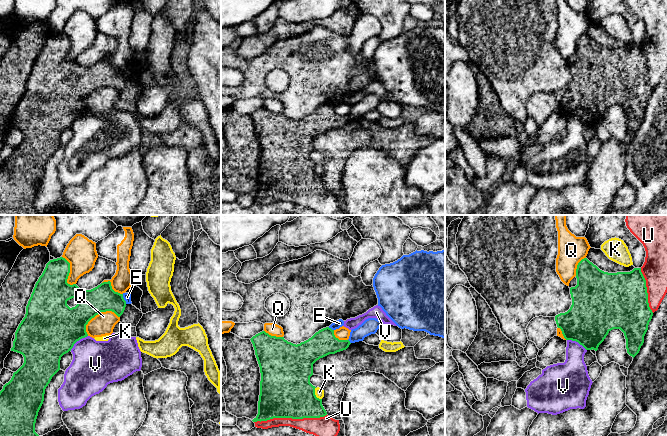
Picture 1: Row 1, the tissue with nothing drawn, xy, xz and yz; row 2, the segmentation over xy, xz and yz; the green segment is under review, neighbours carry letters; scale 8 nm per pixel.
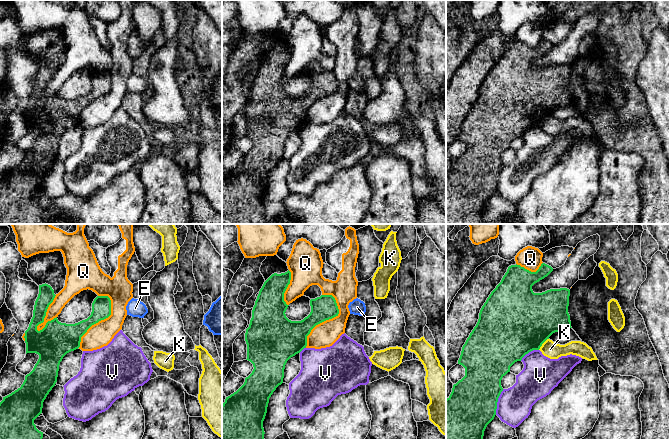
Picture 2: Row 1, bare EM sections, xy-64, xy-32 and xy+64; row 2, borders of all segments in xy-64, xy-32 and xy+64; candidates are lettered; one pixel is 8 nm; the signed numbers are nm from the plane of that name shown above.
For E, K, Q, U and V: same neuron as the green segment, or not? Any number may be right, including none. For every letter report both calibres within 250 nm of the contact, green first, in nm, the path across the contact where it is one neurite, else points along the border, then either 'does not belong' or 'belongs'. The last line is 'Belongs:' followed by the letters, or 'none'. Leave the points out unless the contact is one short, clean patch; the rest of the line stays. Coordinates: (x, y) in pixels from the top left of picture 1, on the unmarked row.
E: calibres 220 and 60 nm; does not belong
K: calibres 420 and 80 nm; does not belong
Q: calibres 280 and 180 nm; does not belong
U: calibres 420 and 150 nm; does not belong
V: calibres 460 and 380 nm; does not belong
Belongs: none

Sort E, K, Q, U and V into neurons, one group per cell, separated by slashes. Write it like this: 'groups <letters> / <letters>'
groups E / K / Q / U / V

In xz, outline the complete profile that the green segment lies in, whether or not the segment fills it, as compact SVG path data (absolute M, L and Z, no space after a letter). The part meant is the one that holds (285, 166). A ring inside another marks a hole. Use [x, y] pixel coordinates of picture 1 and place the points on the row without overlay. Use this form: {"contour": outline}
{"contour": "M329 103L297 121L265 107L250 116L261 149L258 190L253 198L327 191L322 175L315 171L316 163L310 159L313 140L329 130L346 126L351 120L349 116L339 116Z"}

